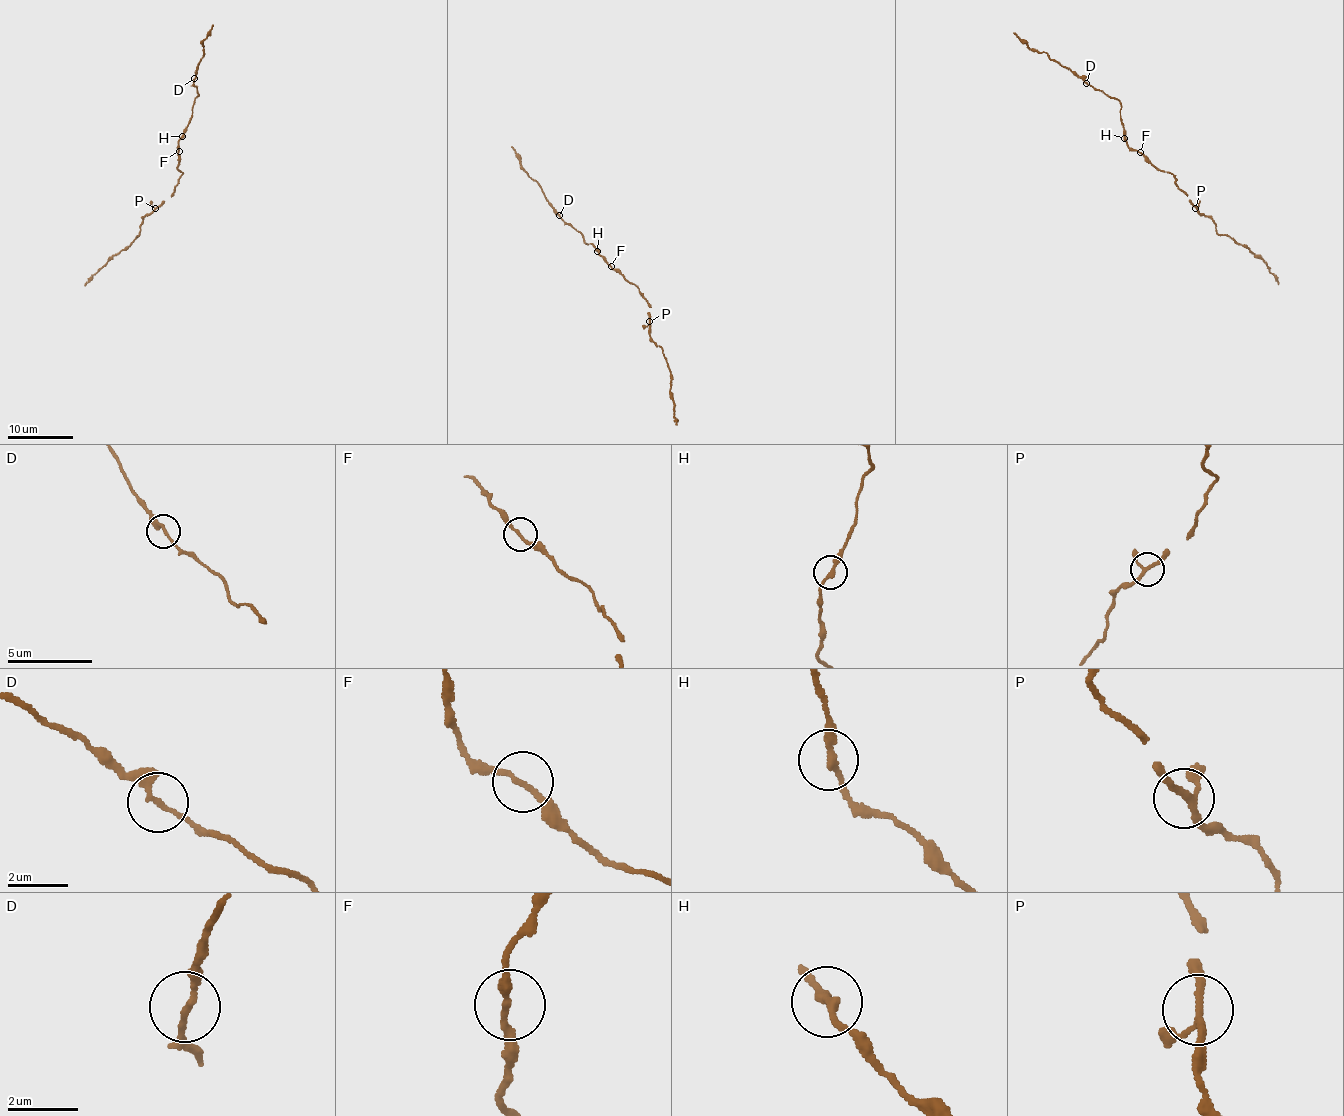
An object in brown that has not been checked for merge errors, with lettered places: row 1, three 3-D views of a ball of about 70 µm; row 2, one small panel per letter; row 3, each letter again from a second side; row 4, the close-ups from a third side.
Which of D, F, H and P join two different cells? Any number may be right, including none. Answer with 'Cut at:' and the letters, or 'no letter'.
Cut at: no letter

